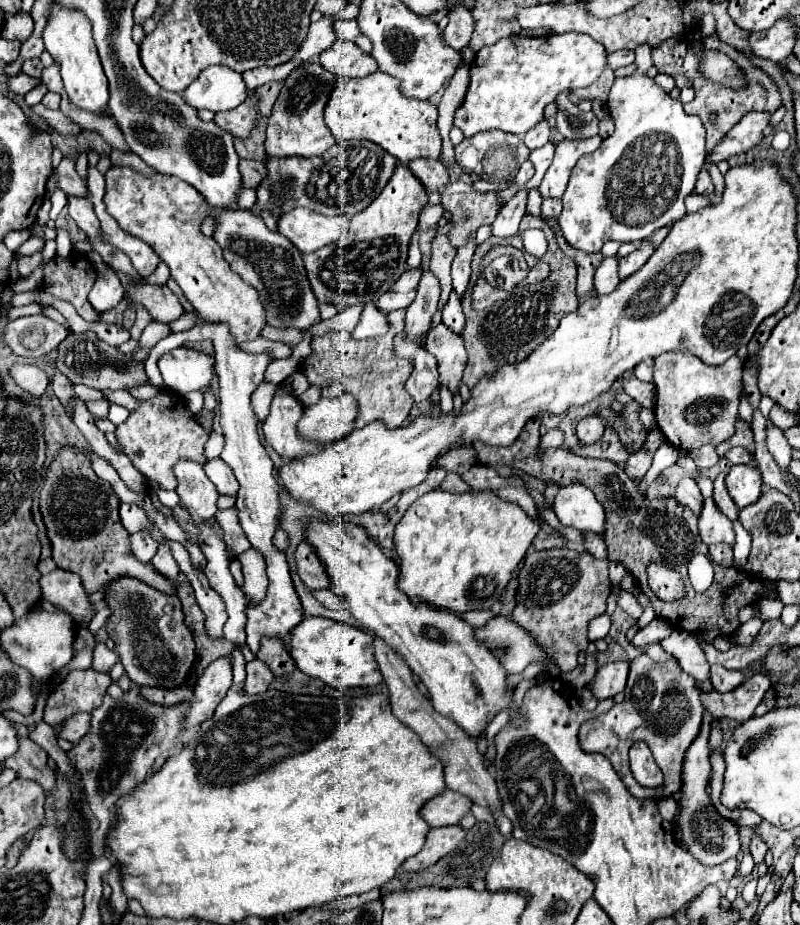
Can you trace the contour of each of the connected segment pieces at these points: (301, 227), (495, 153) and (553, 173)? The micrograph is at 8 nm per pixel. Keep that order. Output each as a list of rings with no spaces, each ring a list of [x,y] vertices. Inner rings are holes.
[[[297,207],[277,221],[277,231],[285,235],[301,253],[317,251],[335,243],[343,233],[345,217],[325,217],[321,213]]]
[[[503,131],[479,133],[471,139],[463,139],[463,143],[459,143],[455,147],[455,161],[465,173],[475,173],[483,181],[497,183],[497,185],[503,185],[503,183],[511,181],[517,175],[519,167],[527,159],[529,159],[529,149],[525,147],[523,139],[519,139],[513,133],[503,133]]]
[[[595,135],[591,139],[577,139],[577,141],[569,141],[563,139],[557,147],[555,147],[555,159],[551,163],[551,167],[547,169],[539,191],[543,199],[561,199],[569,181],[569,175],[573,171],[573,167],[577,165],[577,161],[587,155],[593,153],[601,143],[601,137]]]

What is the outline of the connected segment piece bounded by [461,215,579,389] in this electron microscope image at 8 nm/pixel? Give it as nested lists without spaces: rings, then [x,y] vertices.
[[[533,215],[523,217],[523,229],[541,229],[547,235],[549,251],[545,253],[543,261],[551,267],[551,275],[543,283],[519,285],[511,299],[499,301],[485,311],[477,313],[477,311],[471,311],[471,307],[467,307],[467,311],[463,311],[465,327],[461,331],[461,337],[467,347],[467,353],[469,353],[463,383],[469,389],[473,389],[475,383],[479,383],[479,379],[491,377],[501,365],[523,361],[531,351],[535,351],[535,347],[539,347],[539,343],[549,339],[549,335],[555,331],[555,327],[559,327],[559,319],[563,319],[563,315],[567,315],[567,313],[575,311],[575,307],[579,307],[579,301],[575,295],[577,265],[575,265],[575,261],[571,261],[571,257],[567,257],[559,249],[555,233],[547,227],[547,223],[543,223],[541,217],[533,217]]]

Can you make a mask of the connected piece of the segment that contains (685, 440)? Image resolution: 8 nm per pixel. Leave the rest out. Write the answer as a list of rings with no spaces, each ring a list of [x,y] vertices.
[[[683,351],[663,353],[653,361],[653,383],[657,389],[655,417],[671,445],[689,453],[707,443],[717,447],[735,433],[739,393],[743,387],[743,361],[737,355],[721,367],[705,365],[695,355]]]

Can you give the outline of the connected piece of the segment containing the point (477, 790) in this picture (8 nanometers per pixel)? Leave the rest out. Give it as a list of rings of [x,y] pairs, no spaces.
[[[375,637],[373,639],[373,649],[375,649],[375,661],[379,665],[379,671],[381,671],[385,683],[389,687],[389,699],[391,699],[393,715],[403,725],[407,725],[411,731],[415,731],[421,737],[421,741],[429,747],[429,751],[435,757],[439,757],[439,761],[445,765],[445,785],[447,785],[447,789],[453,789],[461,795],[467,795],[473,803],[477,803],[481,807],[489,807],[489,809],[501,807],[501,799],[497,795],[495,779],[489,773],[489,769],[485,767],[475,739],[469,737],[453,719],[447,719],[447,717],[439,715],[433,709],[431,701],[425,699],[417,691],[417,687],[413,683],[411,669],[405,667],[403,657],[391,645],[387,645],[383,639]]]

